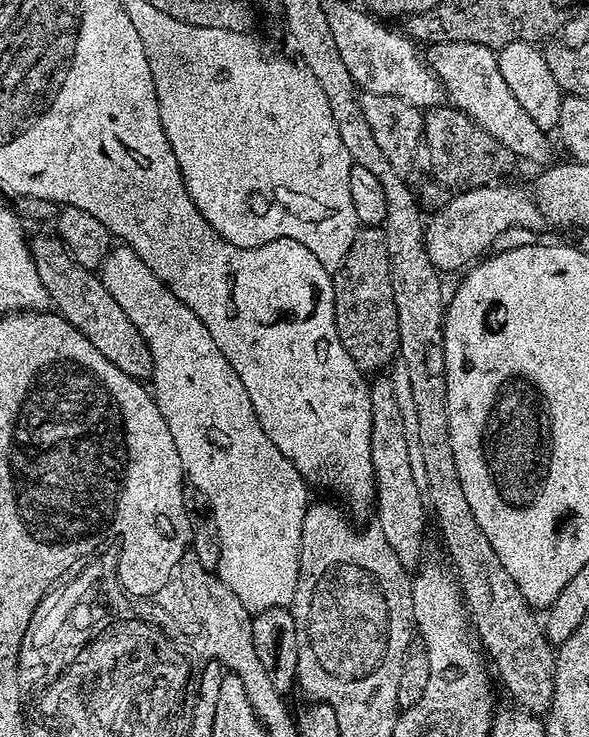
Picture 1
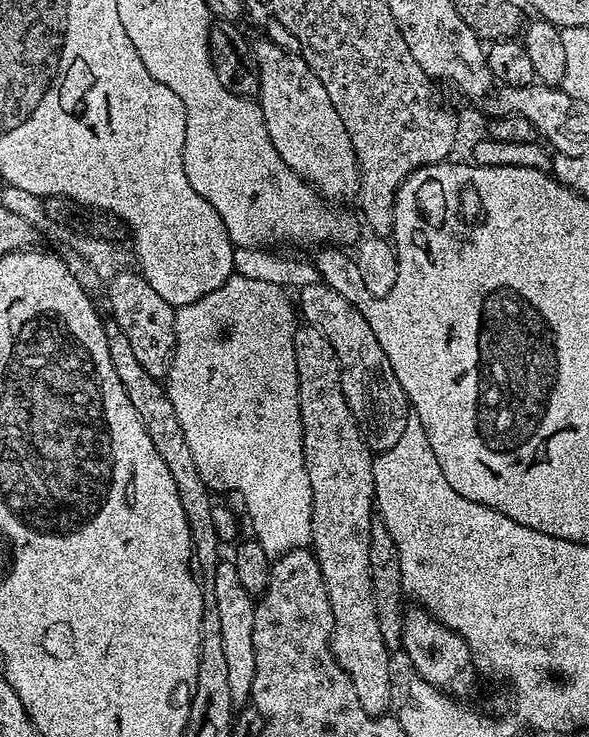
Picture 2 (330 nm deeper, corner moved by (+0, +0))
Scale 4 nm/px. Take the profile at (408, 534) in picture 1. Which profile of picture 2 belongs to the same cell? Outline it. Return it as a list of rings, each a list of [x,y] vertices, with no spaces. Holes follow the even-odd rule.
[[[326,283],[299,289],[298,296],[299,315],[307,323],[321,328],[326,338],[330,338],[334,354],[338,354],[342,394],[346,394],[346,402],[354,414],[364,441],[373,453],[390,450],[397,445],[398,438],[402,438],[402,430],[406,430],[410,405],[408,396],[394,374],[394,366],[390,366],[390,358],[386,358],[386,350],[378,346],[378,338],[374,338],[374,330],[370,330],[370,322],[362,318],[362,314],[346,298],[342,298]]]

